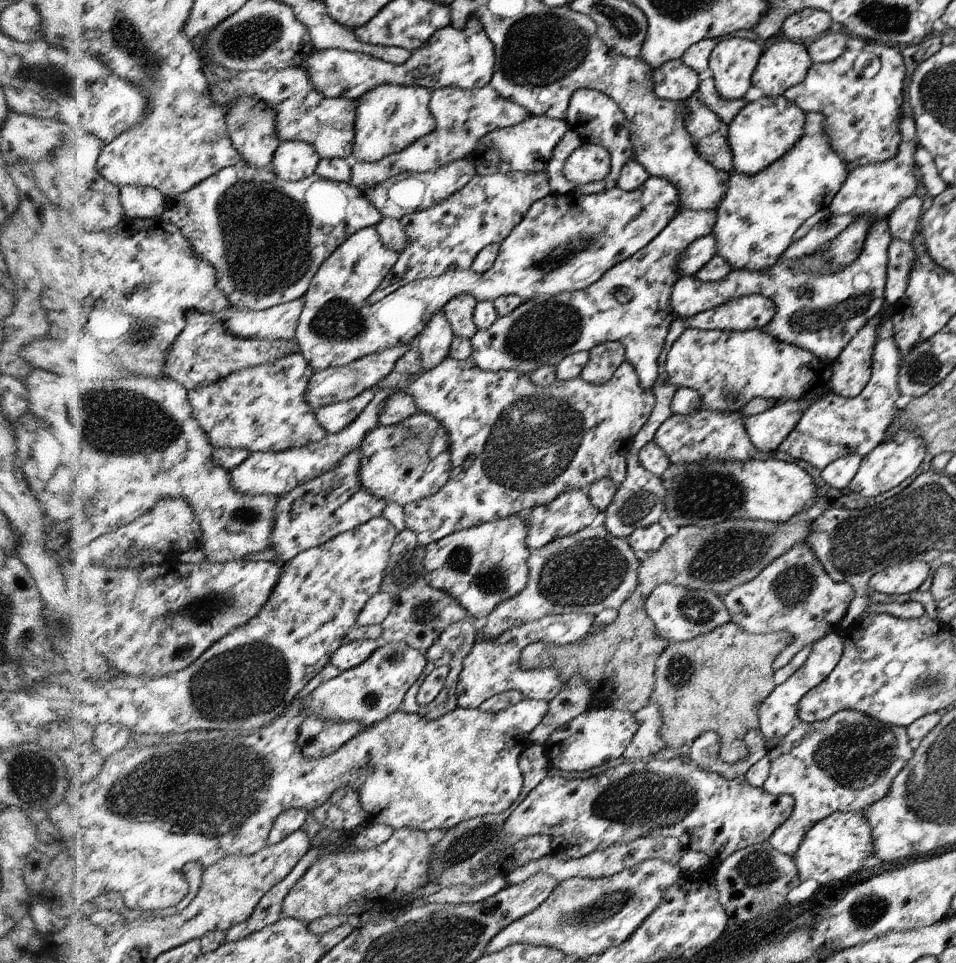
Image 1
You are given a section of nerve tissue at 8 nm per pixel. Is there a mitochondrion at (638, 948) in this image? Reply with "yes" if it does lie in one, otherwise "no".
no

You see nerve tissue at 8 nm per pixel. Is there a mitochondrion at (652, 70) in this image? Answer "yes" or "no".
no

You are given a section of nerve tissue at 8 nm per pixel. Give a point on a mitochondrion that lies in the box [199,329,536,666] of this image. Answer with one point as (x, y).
(491, 578)

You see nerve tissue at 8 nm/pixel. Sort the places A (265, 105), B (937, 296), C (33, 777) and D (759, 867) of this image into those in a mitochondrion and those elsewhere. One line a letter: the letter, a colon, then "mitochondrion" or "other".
A: other
B: other
C: mitochondrion
D: mitochondrion

